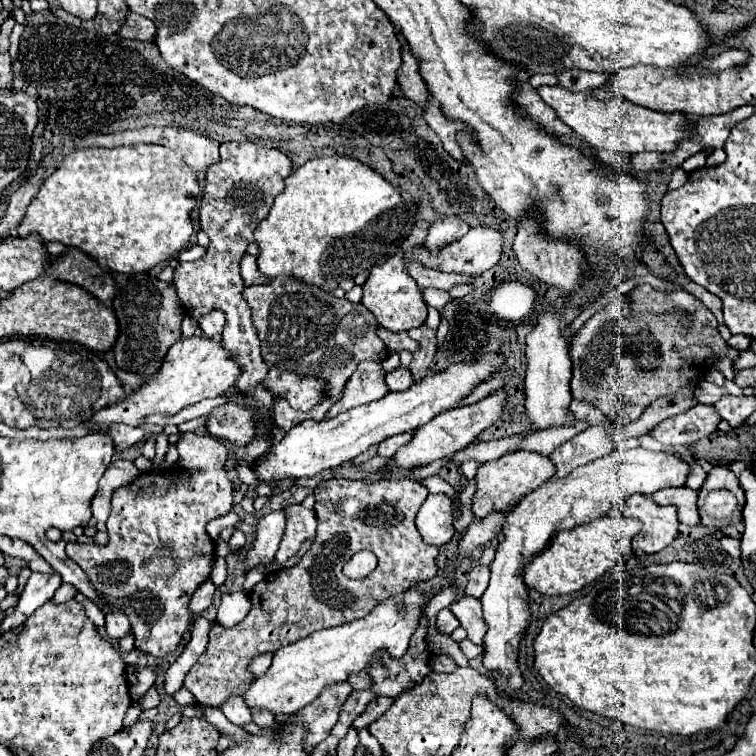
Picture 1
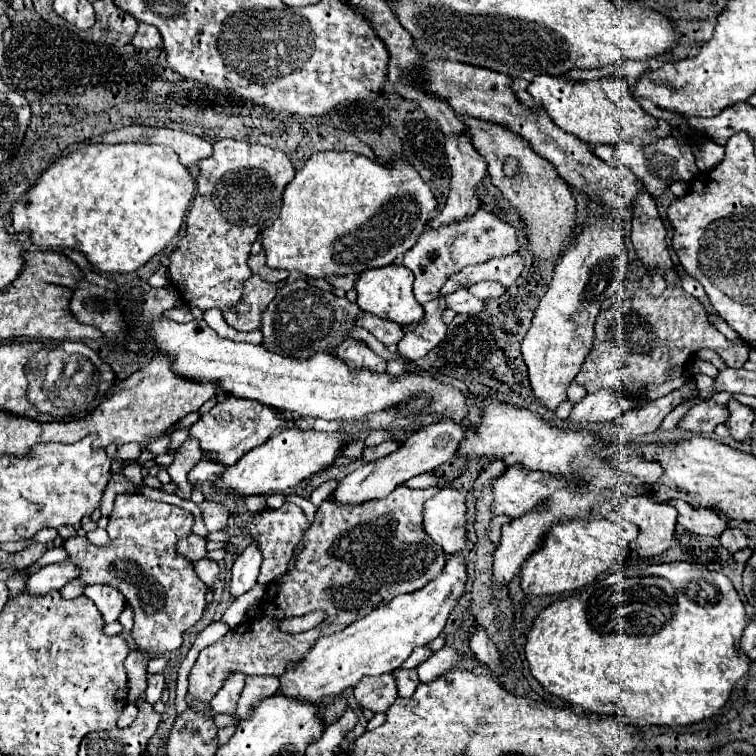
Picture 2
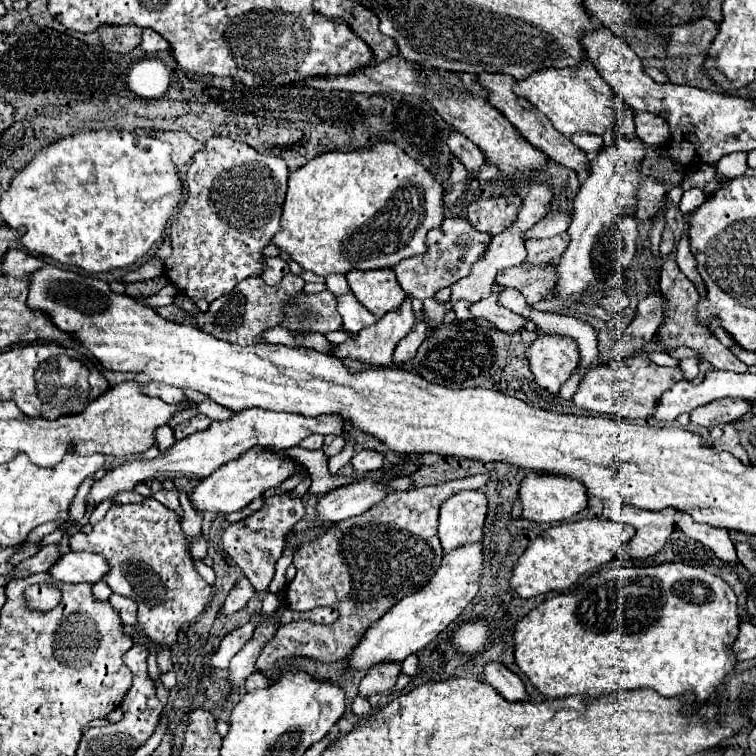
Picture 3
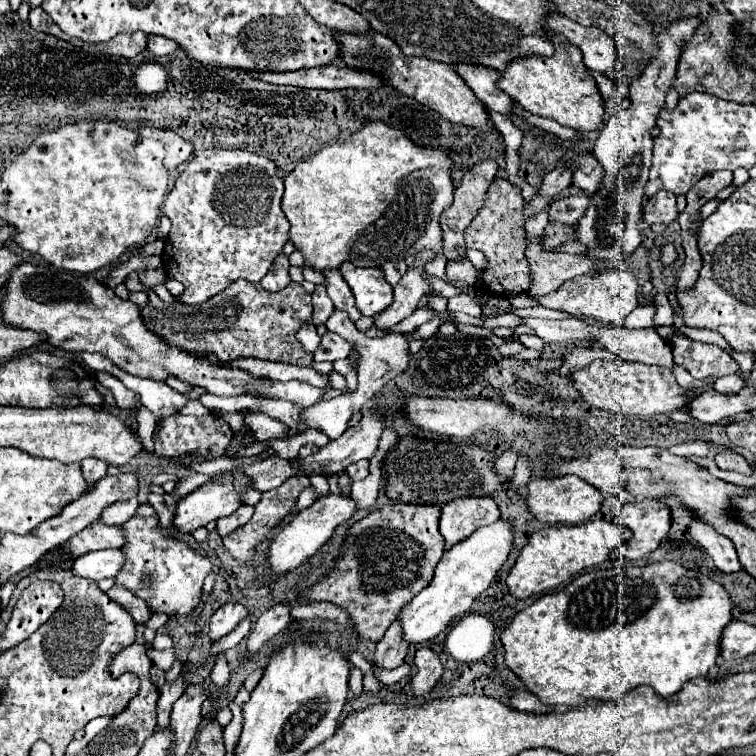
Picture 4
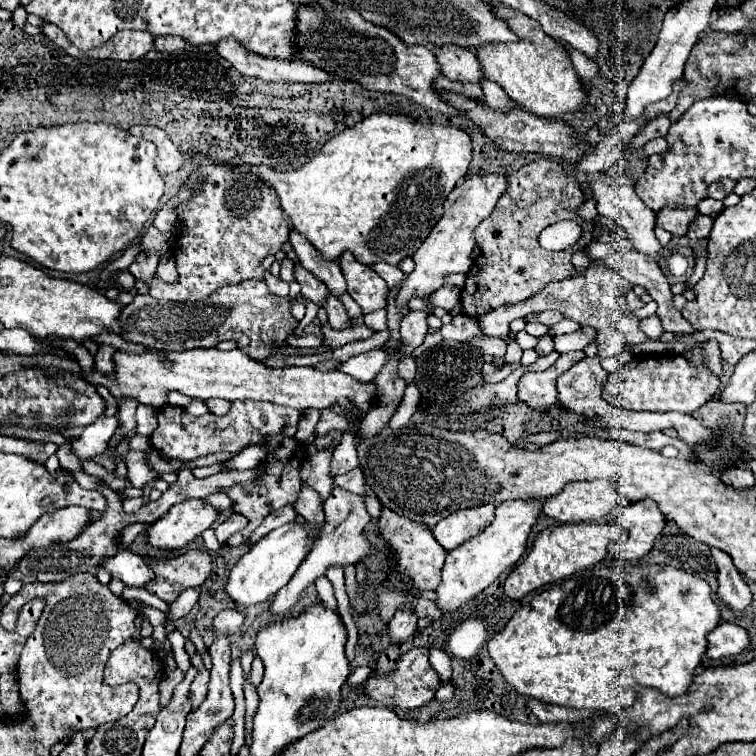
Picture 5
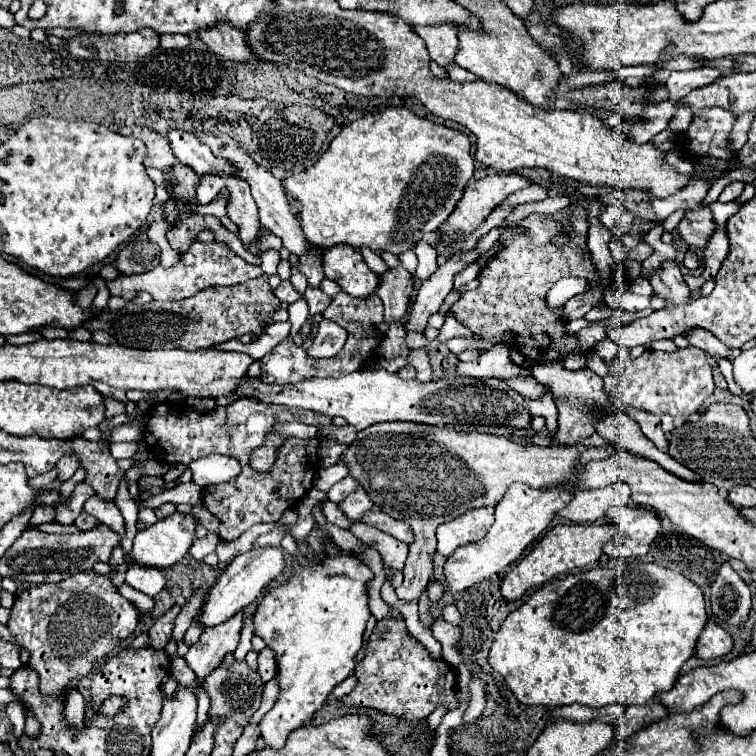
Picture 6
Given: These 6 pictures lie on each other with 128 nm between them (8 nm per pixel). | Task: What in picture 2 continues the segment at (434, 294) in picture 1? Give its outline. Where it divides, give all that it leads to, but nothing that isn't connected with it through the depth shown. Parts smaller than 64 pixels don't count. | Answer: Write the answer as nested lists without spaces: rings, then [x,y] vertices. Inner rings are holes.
[[[458,290],[454,294],[446,294],[442,296],[446,306],[454,312],[462,312],[462,314],[478,314],[480,310],[484,310],[484,300],[474,298],[468,290]]]

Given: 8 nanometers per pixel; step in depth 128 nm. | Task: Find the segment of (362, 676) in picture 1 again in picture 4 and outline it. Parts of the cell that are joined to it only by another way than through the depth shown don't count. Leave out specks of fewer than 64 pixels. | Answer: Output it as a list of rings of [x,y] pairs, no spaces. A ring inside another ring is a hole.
[[[392,622],[392,626],[382,636],[382,640],[376,644],[372,664],[382,670],[394,670],[404,662],[406,652],[408,646],[400,644],[400,628],[396,628],[396,622]]]

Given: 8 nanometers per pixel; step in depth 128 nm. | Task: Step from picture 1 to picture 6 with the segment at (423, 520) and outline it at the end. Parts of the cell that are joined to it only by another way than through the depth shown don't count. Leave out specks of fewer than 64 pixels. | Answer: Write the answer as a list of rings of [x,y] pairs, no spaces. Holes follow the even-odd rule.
[[[478,508],[464,512],[456,520],[450,520],[438,528],[436,532],[438,552],[442,556],[450,556],[456,548],[484,538],[484,534],[492,524],[494,524],[494,508]]]

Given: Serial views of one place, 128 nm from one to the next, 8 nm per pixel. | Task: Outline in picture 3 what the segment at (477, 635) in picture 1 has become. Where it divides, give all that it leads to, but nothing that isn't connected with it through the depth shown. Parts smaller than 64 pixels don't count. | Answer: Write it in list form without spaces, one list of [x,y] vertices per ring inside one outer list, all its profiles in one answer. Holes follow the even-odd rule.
[[[486,662],[484,678],[506,700],[526,700],[526,690],[522,680],[512,670],[508,670],[502,662]]]

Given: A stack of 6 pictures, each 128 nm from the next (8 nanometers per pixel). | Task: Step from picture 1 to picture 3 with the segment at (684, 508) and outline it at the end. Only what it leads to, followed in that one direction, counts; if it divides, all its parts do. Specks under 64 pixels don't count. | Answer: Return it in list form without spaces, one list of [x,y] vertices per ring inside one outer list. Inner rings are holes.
[[[680,512],[676,520],[678,520],[678,528],[686,536],[708,546],[720,560],[736,562],[736,548],[734,548],[728,532],[724,528],[716,528],[716,526],[710,526],[710,524],[698,524],[686,512]]]

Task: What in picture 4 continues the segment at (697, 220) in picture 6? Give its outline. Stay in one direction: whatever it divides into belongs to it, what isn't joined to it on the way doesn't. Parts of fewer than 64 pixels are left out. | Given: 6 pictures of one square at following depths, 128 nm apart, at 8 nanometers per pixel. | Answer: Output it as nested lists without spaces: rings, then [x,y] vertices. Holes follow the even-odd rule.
[[[660,190],[658,194],[650,196],[648,202],[644,204],[644,210],[642,210],[642,218],[648,226],[658,224],[658,222],[670,224],[676,216],[678,216],[676,196],[668,190]]]

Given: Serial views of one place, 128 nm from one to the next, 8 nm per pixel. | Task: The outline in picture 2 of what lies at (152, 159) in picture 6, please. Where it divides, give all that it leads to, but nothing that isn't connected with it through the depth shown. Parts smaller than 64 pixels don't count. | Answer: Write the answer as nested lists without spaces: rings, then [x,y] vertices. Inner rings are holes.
[[[126,126],[114,132],[108,132],[94,142],[122,144],[122,142],[144,142],[144,144],[164,144],[176,150],[184,166],[196,166],[200,160],[212,156],[212,144],[196,134],[172,130],[172,128],[150,128],[150,126]]]

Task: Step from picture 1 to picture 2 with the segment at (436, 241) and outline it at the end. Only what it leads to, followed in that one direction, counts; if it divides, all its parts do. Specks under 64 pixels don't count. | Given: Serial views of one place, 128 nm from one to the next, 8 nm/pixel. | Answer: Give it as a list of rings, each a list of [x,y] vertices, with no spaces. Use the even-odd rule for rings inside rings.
[[[464,130],[462,134],[456,134],[456,136],[446,136],[444,150],[448,156],[448,164],[452,168],[452,184],[450,184],[450,196],[448,196],[444,210],[430,222],[432,230],[440,230],[446,224],[456,224],[464,218],[470,218],[478,210],[476,184],[480,184],[480,180],[486,176],[486,160],[480,152],[476,152],[472,136],[468,134],[468,130]]]

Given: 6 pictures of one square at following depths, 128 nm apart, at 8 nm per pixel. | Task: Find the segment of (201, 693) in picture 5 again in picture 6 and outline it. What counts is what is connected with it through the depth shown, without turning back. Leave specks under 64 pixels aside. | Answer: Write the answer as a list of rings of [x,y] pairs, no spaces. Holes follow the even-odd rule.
[[[238,612],[236,616],[214,628],[204,628],[200,640],[194,646],[190,646],[188,654],[184,656],[188,666],[196,672],[198,682],[202,682],[216,668],[216,664],[220,664],[224,654],[236,650],[240,628],[242,628],[242,612]]]

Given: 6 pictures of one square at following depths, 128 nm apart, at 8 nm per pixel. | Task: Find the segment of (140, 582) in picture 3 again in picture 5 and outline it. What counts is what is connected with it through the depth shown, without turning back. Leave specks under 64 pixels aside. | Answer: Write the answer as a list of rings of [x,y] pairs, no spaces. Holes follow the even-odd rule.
[[[202,548],[186,550],[166,560],[150,556],[144,560],[154,572],[154,580],[144,584],[144,588],[168,604],[176,602],[182,590],[204,584],[212,574],[212,554]]]

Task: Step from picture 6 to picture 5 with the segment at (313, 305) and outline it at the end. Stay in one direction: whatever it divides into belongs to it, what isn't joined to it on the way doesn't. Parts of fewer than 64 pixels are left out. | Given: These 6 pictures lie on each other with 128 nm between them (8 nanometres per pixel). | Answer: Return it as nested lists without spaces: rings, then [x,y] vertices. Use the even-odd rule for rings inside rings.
[[[328,296],[328,300],[326,300],[326,312],[328,312],[328,322],[330,322],[330,326],[332,326],[334,330],[350,328],[352,322],[350,322],[350,318],[348,318],[348,314],[346,314],[344,304],[342,304],[338,298]]]

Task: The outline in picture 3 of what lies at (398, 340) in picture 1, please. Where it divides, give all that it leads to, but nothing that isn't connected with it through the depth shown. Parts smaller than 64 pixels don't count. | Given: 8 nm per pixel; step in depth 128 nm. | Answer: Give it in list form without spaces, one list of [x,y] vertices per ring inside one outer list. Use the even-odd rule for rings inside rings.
[[[352,294],[338,296],[338,300],[340,300],[340,316],[342,316],[344,328],[348,332],[356,334],[366,326],[376,324],[376,318],[364,306],[360,306],[360,302]]]

